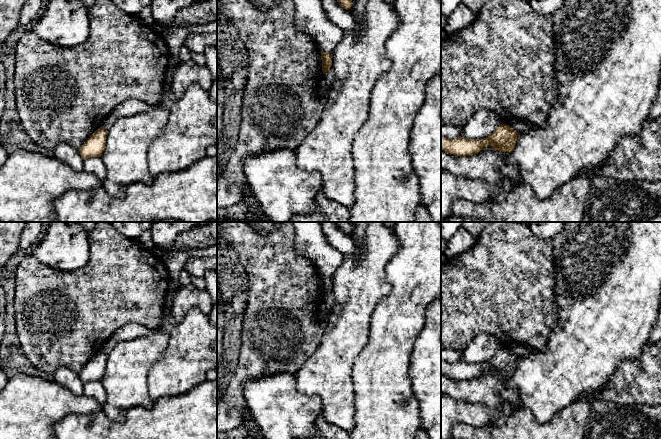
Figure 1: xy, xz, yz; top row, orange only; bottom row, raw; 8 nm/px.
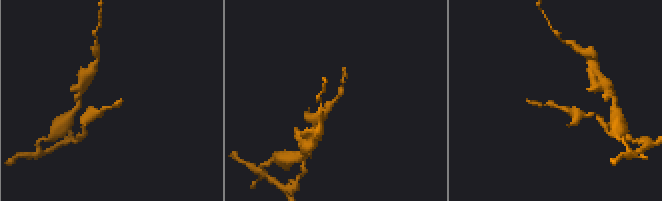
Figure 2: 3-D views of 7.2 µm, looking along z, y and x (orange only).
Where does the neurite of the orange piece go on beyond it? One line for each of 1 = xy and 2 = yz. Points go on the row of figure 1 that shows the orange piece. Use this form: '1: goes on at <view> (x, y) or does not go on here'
1: does not go on here
2: does not go on here

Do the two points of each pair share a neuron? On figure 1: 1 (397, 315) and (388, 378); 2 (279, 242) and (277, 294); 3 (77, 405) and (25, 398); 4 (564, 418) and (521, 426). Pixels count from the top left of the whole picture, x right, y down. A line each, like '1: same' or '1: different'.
1: same
2: same
3: same
4: same

